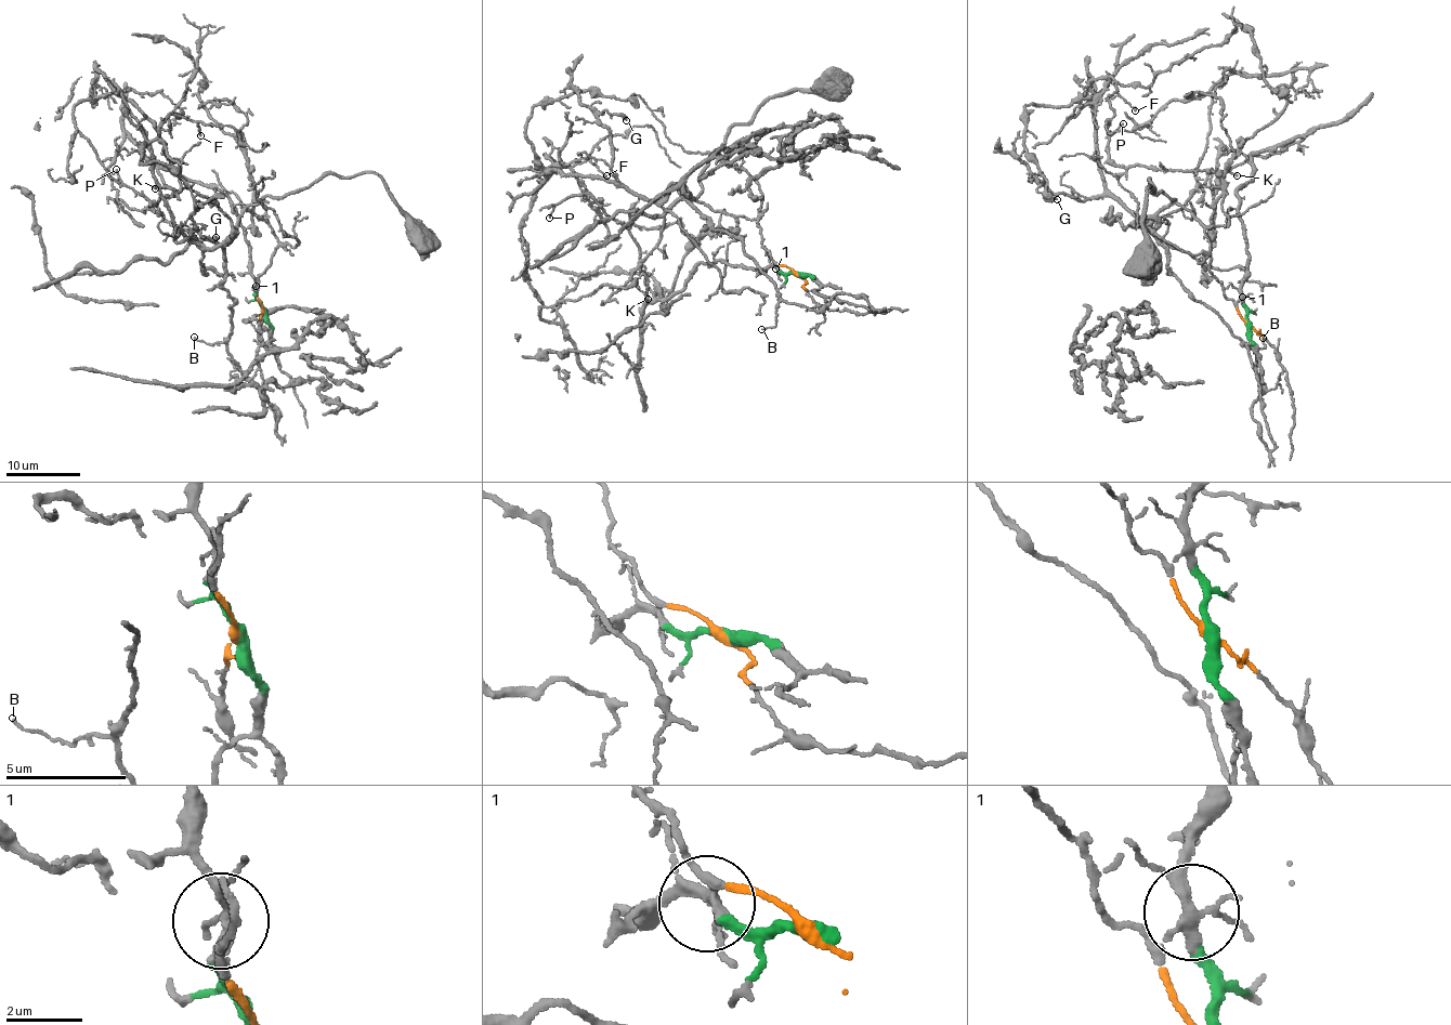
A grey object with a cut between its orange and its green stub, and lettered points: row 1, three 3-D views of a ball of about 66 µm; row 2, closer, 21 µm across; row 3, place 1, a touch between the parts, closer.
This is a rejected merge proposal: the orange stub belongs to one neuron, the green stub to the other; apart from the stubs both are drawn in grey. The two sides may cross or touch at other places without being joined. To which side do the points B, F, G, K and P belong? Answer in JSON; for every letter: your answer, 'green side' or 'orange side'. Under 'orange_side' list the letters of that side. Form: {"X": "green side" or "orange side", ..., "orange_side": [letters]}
{"B": "orange side", "F": "orange side", "G": "orange side", "K": "green side", "P": "green side", "orange_side": ["B", "F", "G"]}

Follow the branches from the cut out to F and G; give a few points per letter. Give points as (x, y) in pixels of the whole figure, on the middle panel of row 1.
F: (796, 274), (765, 251), (757, 220), (715, 212), (680, 186), (642, 199), (547, 158), (605, 176)
G: (796, 274), (765, 251), (756, 219), (715, 212), (680, 186), (659, 199), (623, 184), (598, 116), (626, 120)

